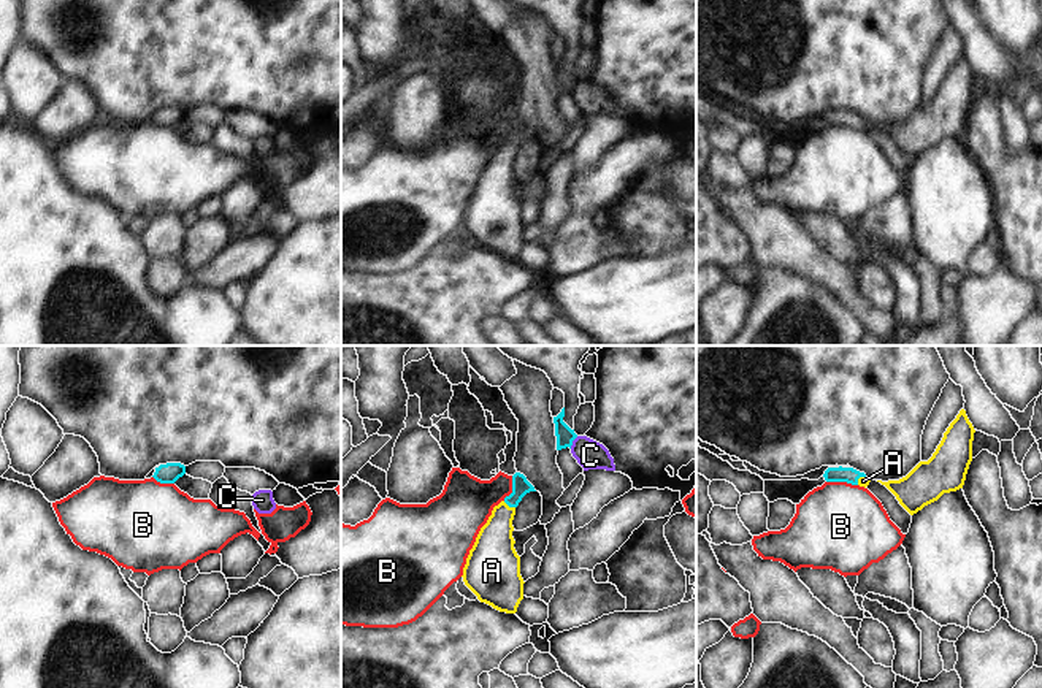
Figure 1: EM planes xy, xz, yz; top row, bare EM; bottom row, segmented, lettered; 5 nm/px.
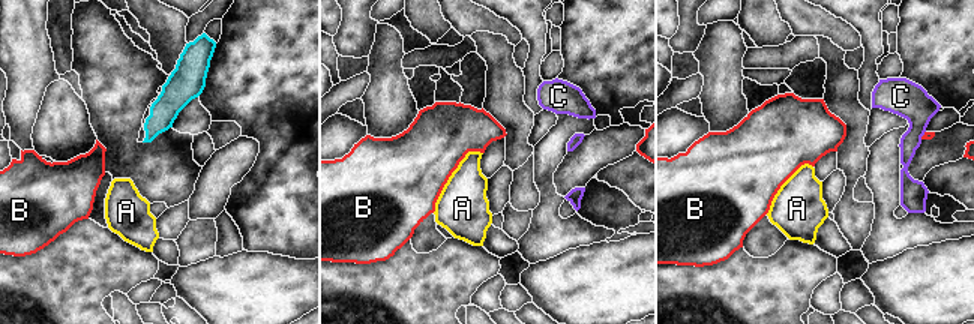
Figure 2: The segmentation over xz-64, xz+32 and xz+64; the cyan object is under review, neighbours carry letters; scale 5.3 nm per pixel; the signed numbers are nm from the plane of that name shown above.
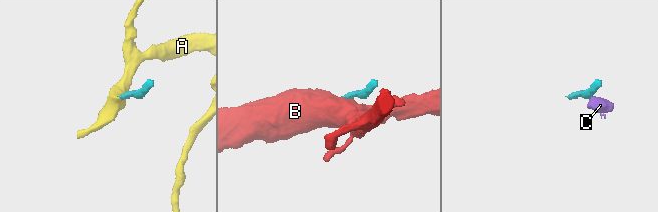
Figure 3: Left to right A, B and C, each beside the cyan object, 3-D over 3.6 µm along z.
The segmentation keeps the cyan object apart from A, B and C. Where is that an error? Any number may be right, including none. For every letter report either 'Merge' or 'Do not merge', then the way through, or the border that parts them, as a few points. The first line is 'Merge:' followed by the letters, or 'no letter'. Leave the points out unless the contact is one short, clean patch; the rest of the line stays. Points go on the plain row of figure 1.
Merge: A
A: Merge. Path across: xz (520, 130), (509, 151), (501, 160), (494, 197)
B: Do not merge. Boundary: yz (827, 126), (846, 126), (857, 130)
C: Do not merge. Boundary: xz (578, 81), (570, 92)

